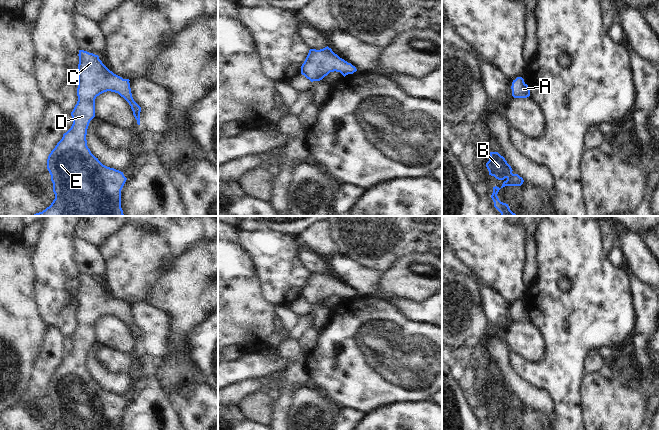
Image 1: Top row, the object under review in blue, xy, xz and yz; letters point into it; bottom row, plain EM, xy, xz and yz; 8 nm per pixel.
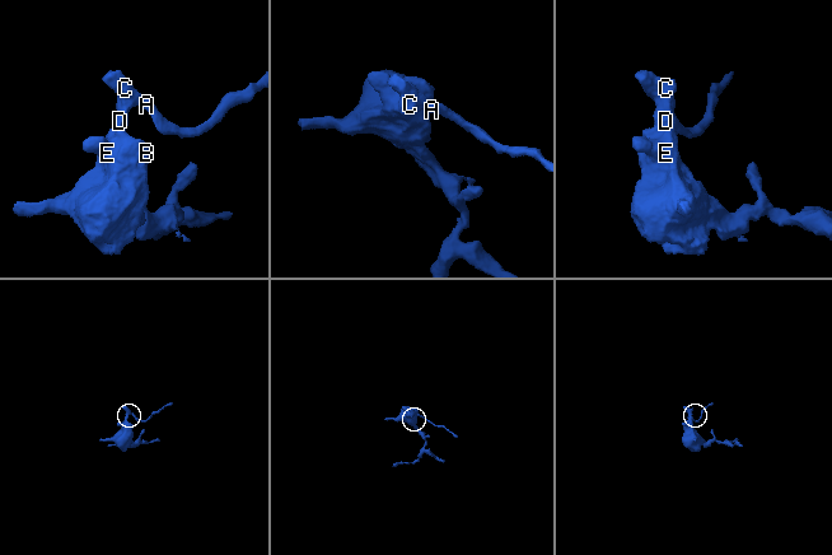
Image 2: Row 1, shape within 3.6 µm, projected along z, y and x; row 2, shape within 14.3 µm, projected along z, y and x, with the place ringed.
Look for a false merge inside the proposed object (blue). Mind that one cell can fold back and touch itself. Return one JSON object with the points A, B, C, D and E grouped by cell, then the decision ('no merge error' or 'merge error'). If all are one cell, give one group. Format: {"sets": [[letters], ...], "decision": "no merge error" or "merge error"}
{"sets": [["A", "B", "C", "D", "E"]], "decision": "no merge error"}

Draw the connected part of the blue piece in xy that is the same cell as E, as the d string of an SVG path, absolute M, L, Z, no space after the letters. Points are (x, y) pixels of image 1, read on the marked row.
M79 50L78 56L78 101L71 112L73 124L63 134L47 159L55 199L45 210L32 216L124 216L121 208L121 190L127 178L123 172L103 165L91 153L86 135L90 121L95 117L95 99L100 94L111 91L123 97L131 106L138 125L141 107L132 97L129 79L123 79L110 71L98 55Z

